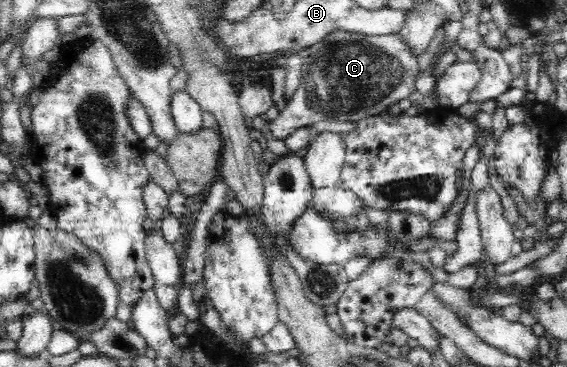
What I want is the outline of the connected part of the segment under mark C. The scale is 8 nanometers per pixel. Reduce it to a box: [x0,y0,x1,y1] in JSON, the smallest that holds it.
[269,29,419,140]

